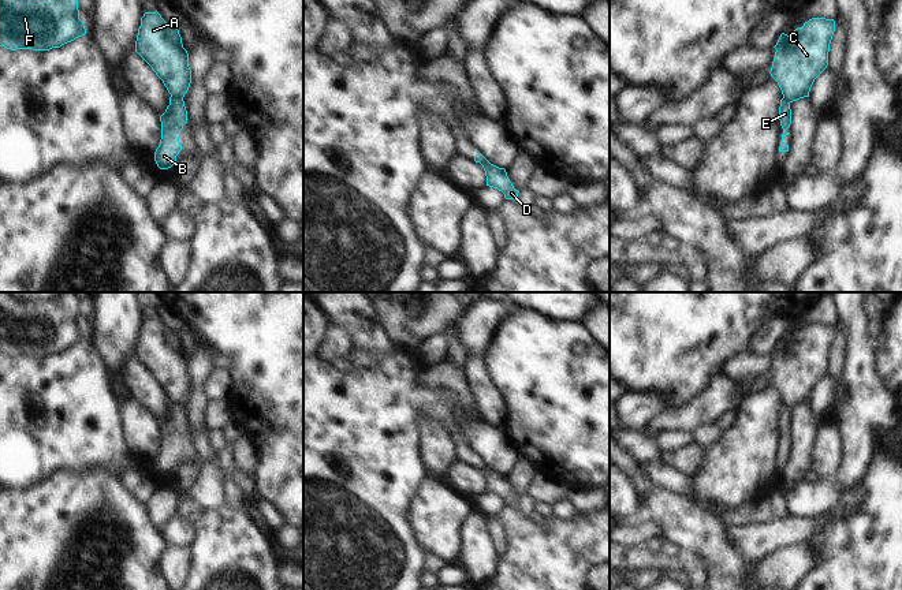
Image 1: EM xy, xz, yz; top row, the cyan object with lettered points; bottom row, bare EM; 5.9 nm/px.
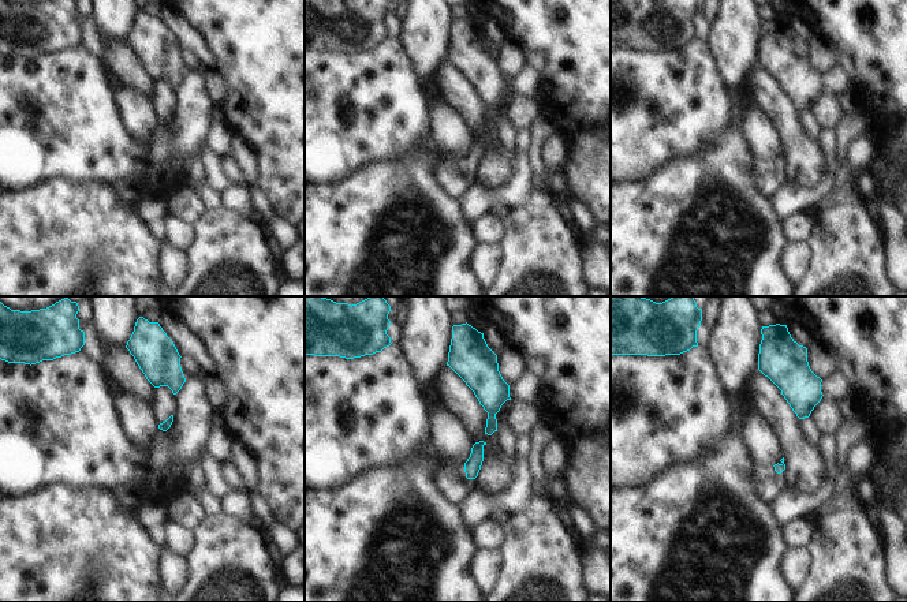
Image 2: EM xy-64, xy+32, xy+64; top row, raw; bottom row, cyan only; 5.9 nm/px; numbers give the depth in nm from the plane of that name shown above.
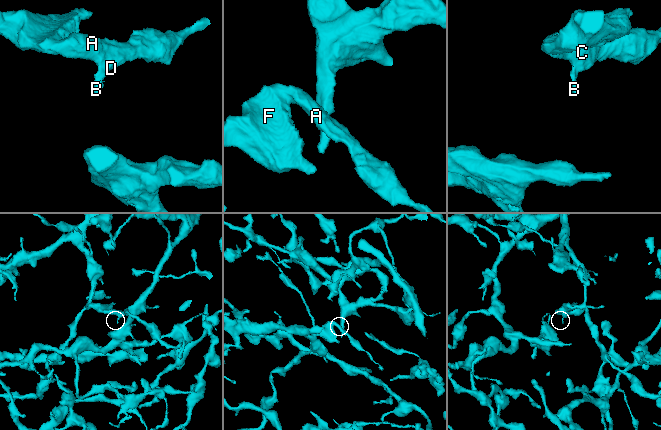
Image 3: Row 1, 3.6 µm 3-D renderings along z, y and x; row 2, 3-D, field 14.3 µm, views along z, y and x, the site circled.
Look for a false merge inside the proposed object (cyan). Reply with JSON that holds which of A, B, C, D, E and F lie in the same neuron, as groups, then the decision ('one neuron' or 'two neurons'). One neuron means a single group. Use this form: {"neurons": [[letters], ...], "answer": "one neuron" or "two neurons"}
{"neurons": [["A", "C", "D", "F"], ["B", "E"]], "answer": "two neurons"}

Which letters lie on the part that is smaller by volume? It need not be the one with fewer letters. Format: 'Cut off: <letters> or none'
Cut off: B, E.

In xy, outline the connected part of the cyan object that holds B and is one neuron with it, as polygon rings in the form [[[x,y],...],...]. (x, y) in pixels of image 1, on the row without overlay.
[[[169,403],[169,411],[160,422],[161,445],[154,458],[154,467],[160,475],[168,475],[176,468],[176,462],[182,456],[179,449],[180,436],[187,429],[184,407]]]

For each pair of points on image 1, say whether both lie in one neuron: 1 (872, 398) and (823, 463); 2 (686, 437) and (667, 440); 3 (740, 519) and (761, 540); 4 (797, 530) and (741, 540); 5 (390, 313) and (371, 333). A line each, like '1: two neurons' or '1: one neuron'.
1: two neurons
2: one neuron
3: two neurons
4: one neuron
5: two neurons

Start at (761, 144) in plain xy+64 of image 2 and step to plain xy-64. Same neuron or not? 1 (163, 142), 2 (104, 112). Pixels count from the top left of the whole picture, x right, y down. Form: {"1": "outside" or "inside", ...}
{"1": "outside", "2": "outside"}

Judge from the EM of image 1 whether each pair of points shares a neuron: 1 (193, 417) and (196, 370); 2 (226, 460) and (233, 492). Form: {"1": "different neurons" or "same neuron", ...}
{"1": "same neuron", "2": "same neuron"}

